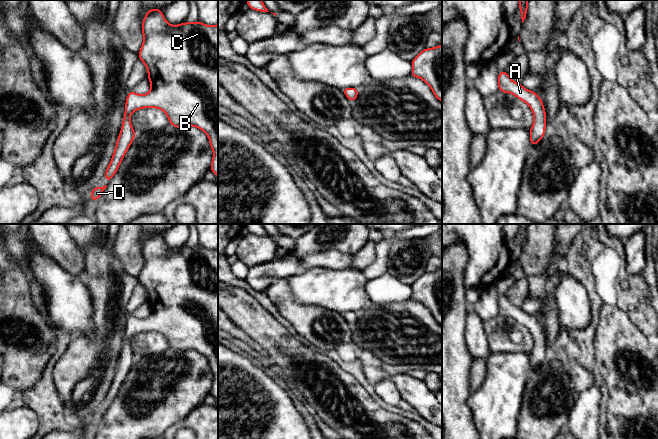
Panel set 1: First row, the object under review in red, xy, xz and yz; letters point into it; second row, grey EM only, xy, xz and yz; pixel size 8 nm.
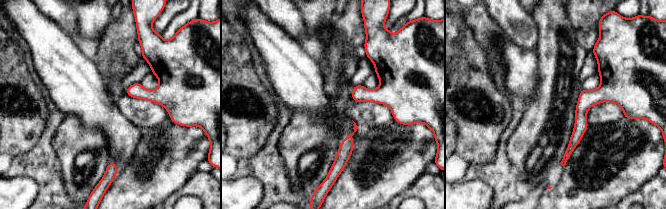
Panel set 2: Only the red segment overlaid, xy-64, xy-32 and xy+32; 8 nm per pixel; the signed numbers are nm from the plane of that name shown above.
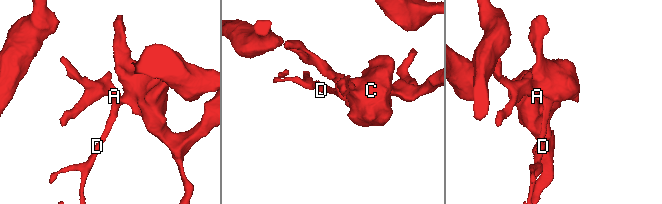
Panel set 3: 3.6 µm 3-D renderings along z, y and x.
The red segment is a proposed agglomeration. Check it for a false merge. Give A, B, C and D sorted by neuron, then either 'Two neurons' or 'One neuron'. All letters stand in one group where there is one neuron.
Groups: A B C / D. Two neurons

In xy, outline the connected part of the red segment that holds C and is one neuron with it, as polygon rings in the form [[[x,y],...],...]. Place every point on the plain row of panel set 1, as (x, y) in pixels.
[[[153,232],[146,236],[142,245],[142,257],[143,268],[137,279],[148,294],[147,302],[151,307],[151,313],[144,319],[134,315],[128,317],[120,361],[126,365],[136,359],[130,345],[133,336],[142,332],[158,332],[166,337],[169,348],[174,351],[195,350],[207,358],[213,374],[210,394],[218,401],[218,248],[209,250],[196,245],[170,249],[164,242],[163,236]]]

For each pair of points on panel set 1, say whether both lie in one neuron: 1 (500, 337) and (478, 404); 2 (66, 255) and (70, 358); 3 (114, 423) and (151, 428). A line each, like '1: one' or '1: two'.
1: two
2: two
3: one

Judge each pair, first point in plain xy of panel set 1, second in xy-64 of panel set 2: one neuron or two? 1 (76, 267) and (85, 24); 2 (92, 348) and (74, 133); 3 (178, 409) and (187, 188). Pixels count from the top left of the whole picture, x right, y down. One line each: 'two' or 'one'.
1: two
2: one
3: two

